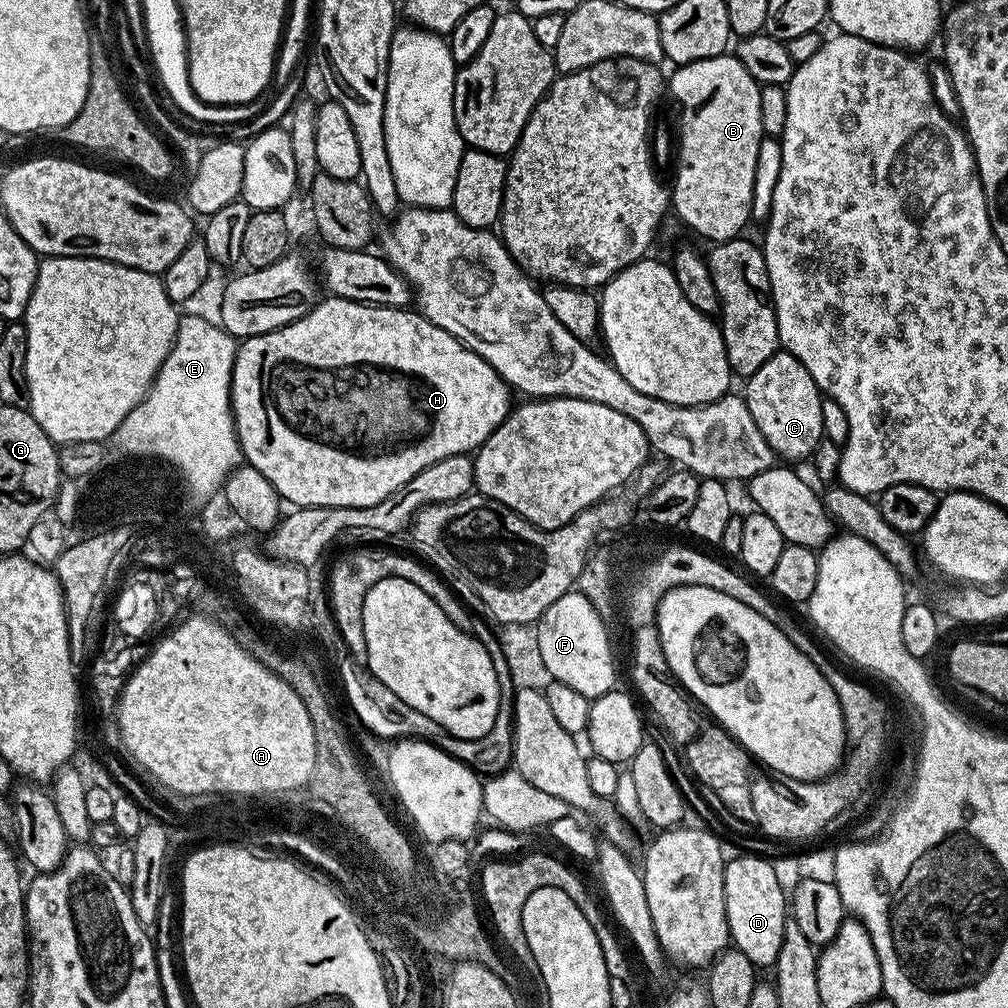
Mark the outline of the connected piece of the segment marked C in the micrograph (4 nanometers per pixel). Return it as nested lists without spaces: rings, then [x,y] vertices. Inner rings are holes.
[[[777,350],[769,360],[762,362],[762,366],[758,366],[758,370],[754,370],[752,376],[747,377],[745,384],[748,385],[742,390],[742,397],[747,402],[750,414],[753,415],[763,438],[766,438],[775,455],[780,458],[785,456],[788,460],[806,459],[819,446],[820,440],[822,441],[825,435],[822,393],[816,384],[815,376],[810,374],[810,370],[806,370],[806,366],[802,366],[802,362],[798,362],[798,358],[783,350]]]

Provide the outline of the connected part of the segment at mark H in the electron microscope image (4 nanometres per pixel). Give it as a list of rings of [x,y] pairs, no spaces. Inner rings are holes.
[[[329,295],[328,300],[321,299],[316,307],[311,308],[306,316],[300,320],[287,324],[284,328],[280,328],[276,332],[267,332],[261,336],[247,337],[236,349],[236,361],[232,367],[232,423],[236,429],[236,442],[239,451],[244,451],[247,463],[254,470],[258,470],[267,480],[274,486],[274,490],[280,495],[281,501],[287,502],[289,505],[298,508],[365,508],[366,506],[374,506],[378,502],[382,502],[382,498],[386,498],[390,494],[394,494],[394,490],[398,490],[406,482],[410,482],[410,478],[414,478],[422,470],[426,470],[426,466],[430,466],[434,462],[438,462],[447,456],[462,456],[465,454],[475,453],[481,444],[486,442],[486,438],[490,438],[490,434],[498,427],[500,423],[507,418],[510,411],[510,403],[508,404],[508,395],[510,389],[504,380],[496,373],[495,370],[485,362],[476,352],[472,352],[465,344],[455,340],[446,330],[442,330],[438,326],[434,326],[428,320],[414,317],[408,313],[408,310],[399,308],[386,308],[378,304],[360,304],[356,300],[347,300],[341,296]]]

